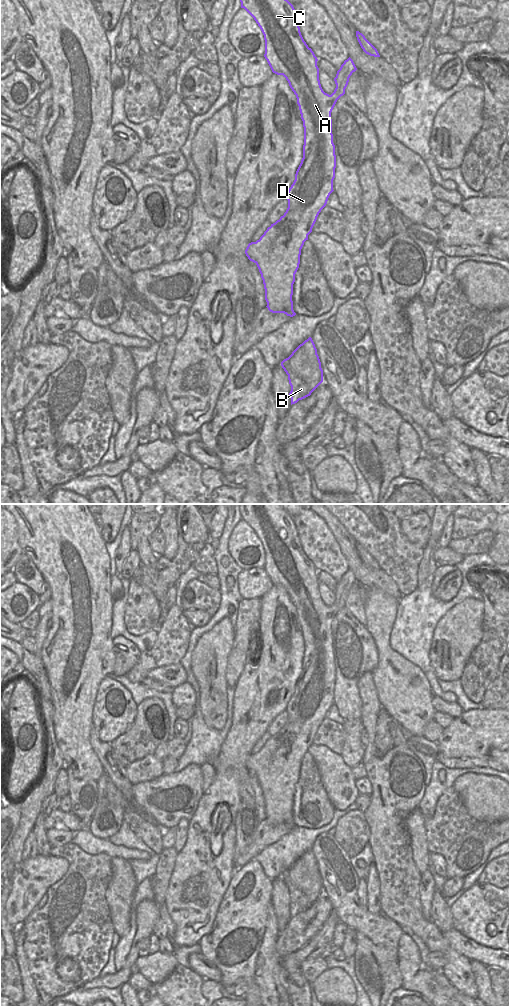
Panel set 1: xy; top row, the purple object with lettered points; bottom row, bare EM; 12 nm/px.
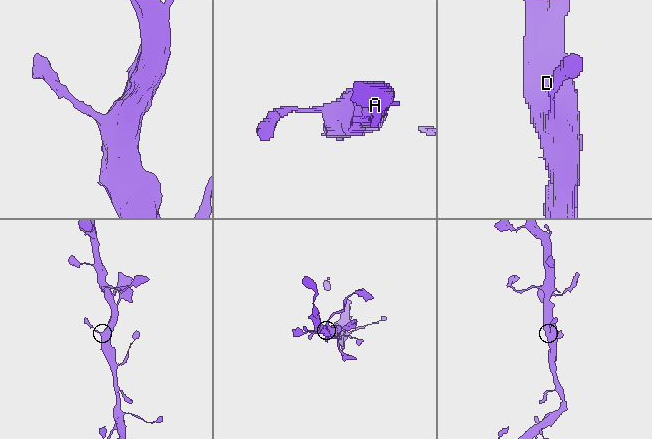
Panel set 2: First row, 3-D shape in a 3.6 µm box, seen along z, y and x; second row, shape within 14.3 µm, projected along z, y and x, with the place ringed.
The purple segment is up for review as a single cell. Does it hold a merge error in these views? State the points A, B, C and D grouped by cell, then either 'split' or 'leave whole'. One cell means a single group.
A B C D; leave whole

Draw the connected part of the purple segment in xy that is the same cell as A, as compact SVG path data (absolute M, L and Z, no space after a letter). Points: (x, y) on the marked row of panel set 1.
M240 0L240 2L241 8L244 8L254 18L264 35L264 57L272 72L277 75L283 75L296 95L301 119L303 121L303 158L296 171L295 180L286 196L288 208L279 220L267 228L259 240L249 243L245 250L246 256L257 265L261 274L265 289L265 300L267 302L266 307L268 310L272 313L284 313L287 316L293 317L296 315L293 310L292 301L293 284L295 282L295 274L300 264L301 249L304 242L308 240L308 235L312 232L312 228L319 213L326 206L330 194L334 191L333 180L335 178L336 155L335 145L333 143L331 112L337 100L345 94L349 78L357 68L350 57L345 60L334 78L336 84L334 92L331 95L325 93L319 80L318 59L301 35L293 5L288 0Z

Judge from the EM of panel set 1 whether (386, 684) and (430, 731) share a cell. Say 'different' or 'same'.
different

